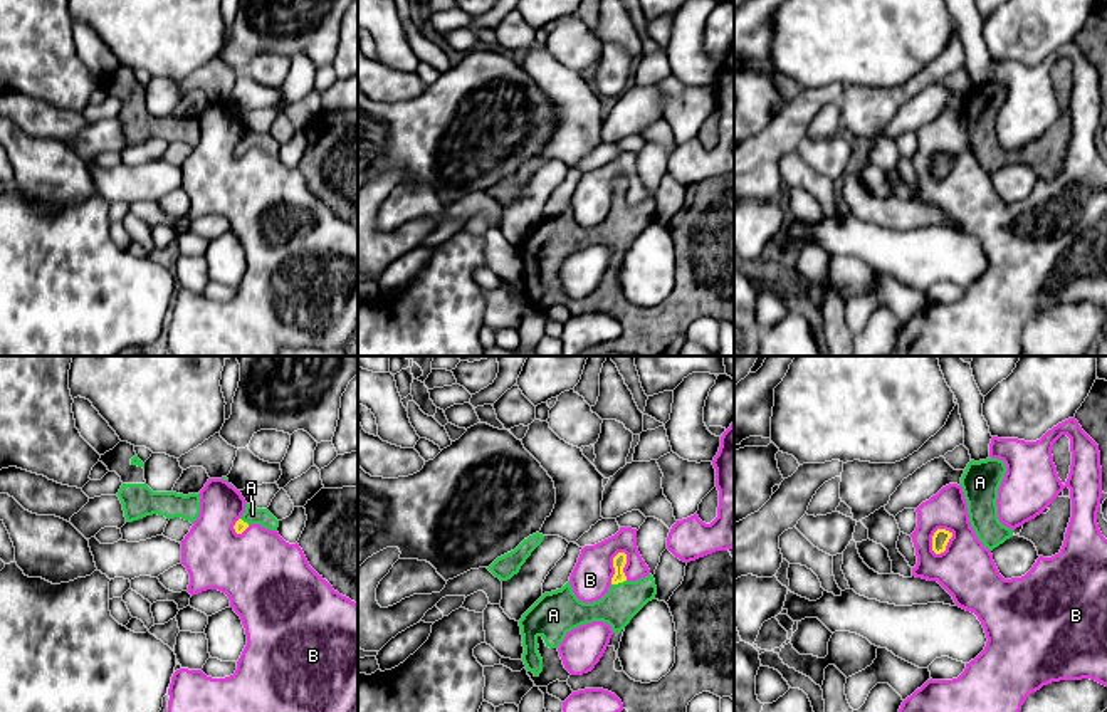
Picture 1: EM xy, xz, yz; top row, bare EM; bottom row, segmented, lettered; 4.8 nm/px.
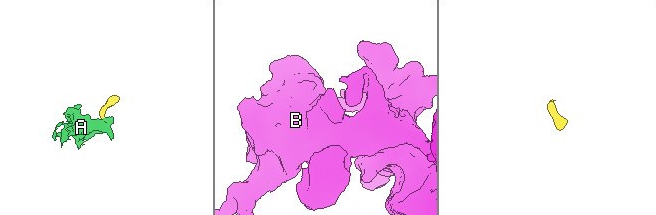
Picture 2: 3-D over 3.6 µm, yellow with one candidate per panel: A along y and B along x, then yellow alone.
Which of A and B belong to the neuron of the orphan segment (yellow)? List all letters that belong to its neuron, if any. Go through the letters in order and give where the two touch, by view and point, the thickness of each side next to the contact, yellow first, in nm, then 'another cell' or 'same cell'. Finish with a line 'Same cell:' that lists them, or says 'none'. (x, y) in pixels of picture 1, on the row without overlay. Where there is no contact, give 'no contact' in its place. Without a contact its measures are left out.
A: contact xz (619, 205); calibres 60 and 170 nm; same cell
B: contact xz (613, 190); calibres 60 and 190 nm; another cell
Same cell: A

